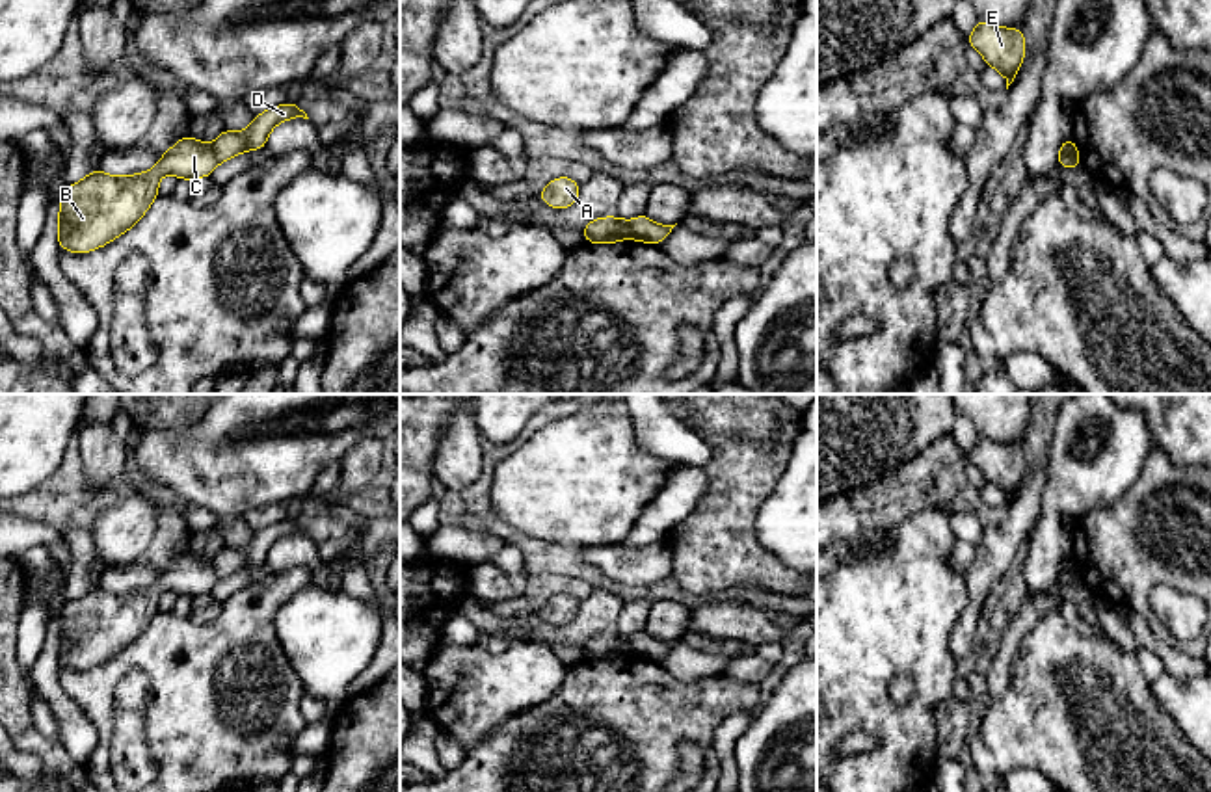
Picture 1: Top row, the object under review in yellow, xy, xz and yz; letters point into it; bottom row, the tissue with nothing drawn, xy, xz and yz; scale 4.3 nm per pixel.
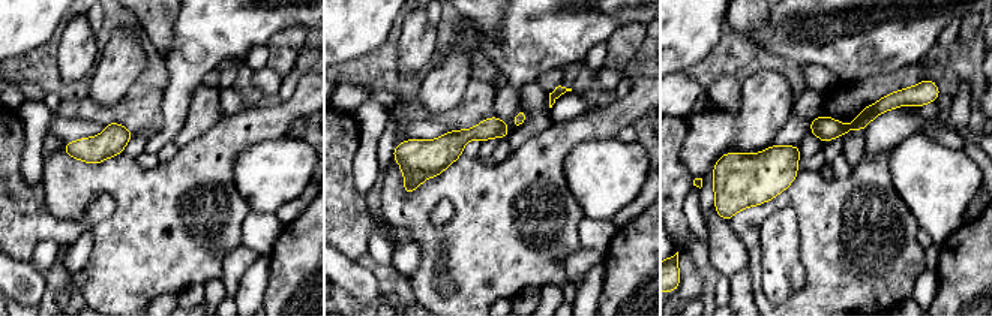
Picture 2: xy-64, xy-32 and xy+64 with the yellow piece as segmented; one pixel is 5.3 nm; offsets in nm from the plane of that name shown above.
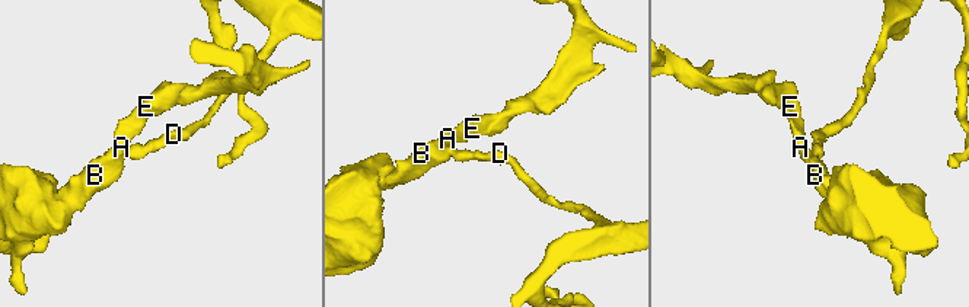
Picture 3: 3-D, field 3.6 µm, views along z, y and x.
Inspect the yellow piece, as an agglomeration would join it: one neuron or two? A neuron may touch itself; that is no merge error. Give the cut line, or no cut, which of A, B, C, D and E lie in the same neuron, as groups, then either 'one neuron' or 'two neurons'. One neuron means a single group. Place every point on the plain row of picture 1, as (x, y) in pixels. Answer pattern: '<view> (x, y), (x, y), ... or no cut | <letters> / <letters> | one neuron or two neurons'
yz (1076, 567), (1059, 573) | A B C E / D | two neurons

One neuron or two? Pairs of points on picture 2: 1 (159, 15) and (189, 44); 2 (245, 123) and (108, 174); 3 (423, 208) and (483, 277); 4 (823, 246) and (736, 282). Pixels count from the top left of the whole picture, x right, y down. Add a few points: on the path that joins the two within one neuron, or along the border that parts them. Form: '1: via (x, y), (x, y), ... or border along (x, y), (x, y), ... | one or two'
1: border along (177, 15), (173, 23), (171, 48), (159, 53) | two
2: via (210, 158), (189, 178), (143, 178) | one
3: via (428, 226), (465, 259) | one
4: border along (748, 265), (754, 300) | two

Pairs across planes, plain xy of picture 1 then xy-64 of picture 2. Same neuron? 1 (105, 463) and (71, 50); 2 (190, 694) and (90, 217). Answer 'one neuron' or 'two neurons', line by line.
1: one neuron
2: two neurons

